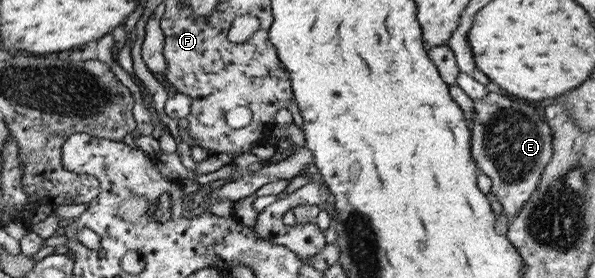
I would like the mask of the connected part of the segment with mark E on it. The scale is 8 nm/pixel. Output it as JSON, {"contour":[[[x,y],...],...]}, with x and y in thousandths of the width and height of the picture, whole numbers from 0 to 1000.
{"contour":[[[820,331],[813,356],[797,363],[793,428],[795,572],[827,647],[825,716],[840,727],[849,770],[862,784],[904,683],[909,626],[928,568],[928,471],[894,371],[840,335]]]}

